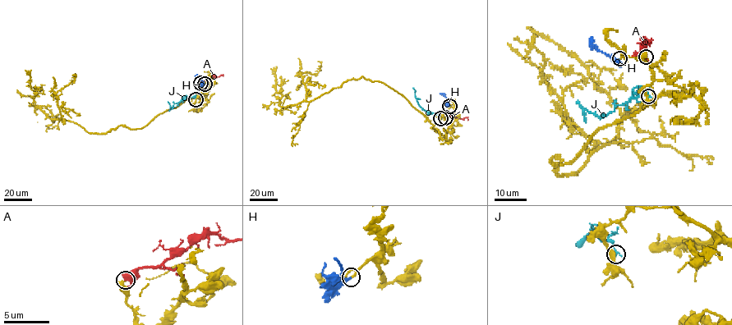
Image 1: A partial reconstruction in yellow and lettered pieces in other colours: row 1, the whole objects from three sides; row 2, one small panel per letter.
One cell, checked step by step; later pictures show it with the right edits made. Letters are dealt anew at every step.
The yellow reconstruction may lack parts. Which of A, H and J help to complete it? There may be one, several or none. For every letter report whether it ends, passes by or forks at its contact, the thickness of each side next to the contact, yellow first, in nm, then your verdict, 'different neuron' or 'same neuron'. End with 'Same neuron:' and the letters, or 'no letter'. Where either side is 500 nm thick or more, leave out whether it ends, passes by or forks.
A: it passes by; 360 nm thick on the yellow side, 480 nm on the other; different neuron
H: it ends there; 150 nm thick on the yellow side, 220 nm on the other; same neuron
J: it ends there; 440 nm thick on the yellow side, 190 nm on the other; different neuron
Same neuron: H

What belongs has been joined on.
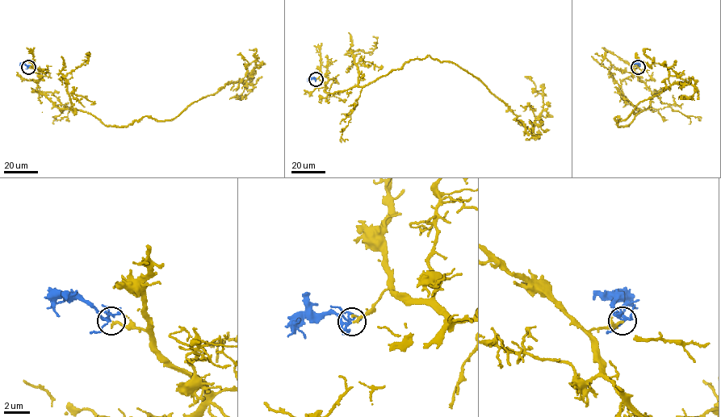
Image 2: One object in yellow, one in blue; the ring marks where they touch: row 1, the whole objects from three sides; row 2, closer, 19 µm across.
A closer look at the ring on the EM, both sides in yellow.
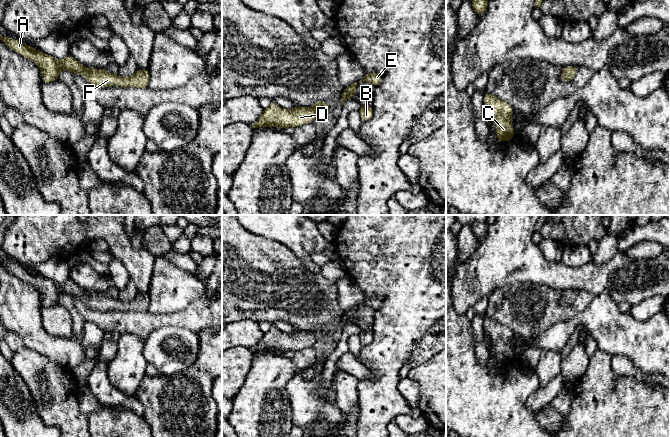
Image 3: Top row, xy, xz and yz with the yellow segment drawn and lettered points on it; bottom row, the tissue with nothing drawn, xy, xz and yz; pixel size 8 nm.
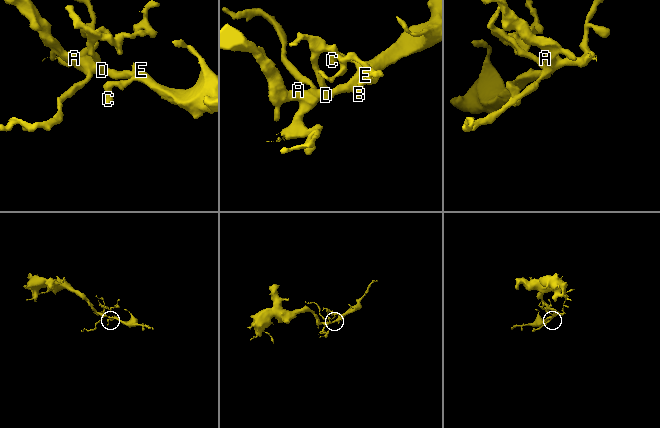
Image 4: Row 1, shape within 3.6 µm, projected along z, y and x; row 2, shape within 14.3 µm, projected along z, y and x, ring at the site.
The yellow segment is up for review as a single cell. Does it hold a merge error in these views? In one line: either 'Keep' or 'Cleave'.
Keep

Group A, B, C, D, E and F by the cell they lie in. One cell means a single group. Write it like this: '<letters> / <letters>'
A B C D E F

